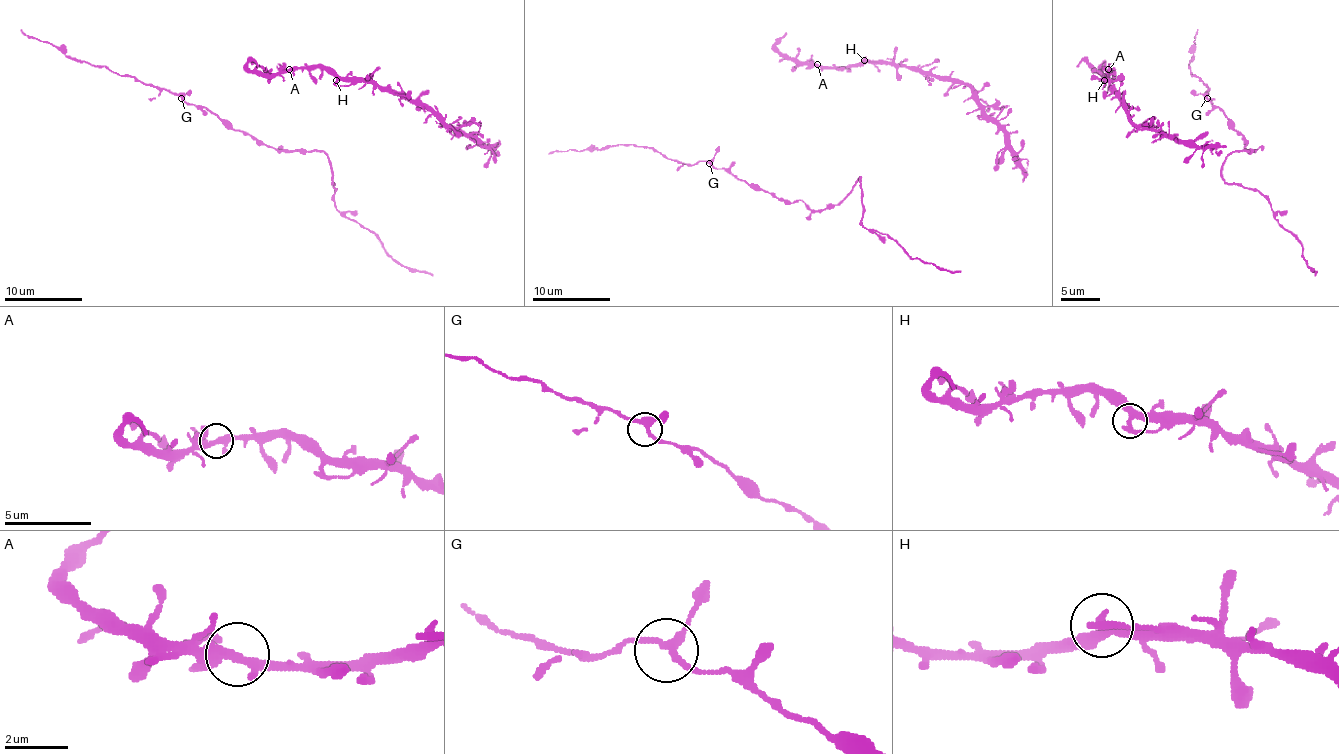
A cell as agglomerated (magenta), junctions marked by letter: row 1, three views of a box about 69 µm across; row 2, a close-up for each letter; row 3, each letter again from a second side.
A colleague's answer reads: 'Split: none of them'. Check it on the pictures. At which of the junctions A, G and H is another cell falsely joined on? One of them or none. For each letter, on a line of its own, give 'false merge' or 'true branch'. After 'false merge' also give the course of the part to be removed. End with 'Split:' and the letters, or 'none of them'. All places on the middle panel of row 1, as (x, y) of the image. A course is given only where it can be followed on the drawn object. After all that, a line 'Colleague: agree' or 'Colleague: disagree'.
A: true branch
G: true branch
H: true branch
Split: none of them
Colleague: agree

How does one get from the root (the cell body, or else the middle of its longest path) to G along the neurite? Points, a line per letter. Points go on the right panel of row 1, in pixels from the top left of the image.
G: (1192, 92), (1207, 98)

